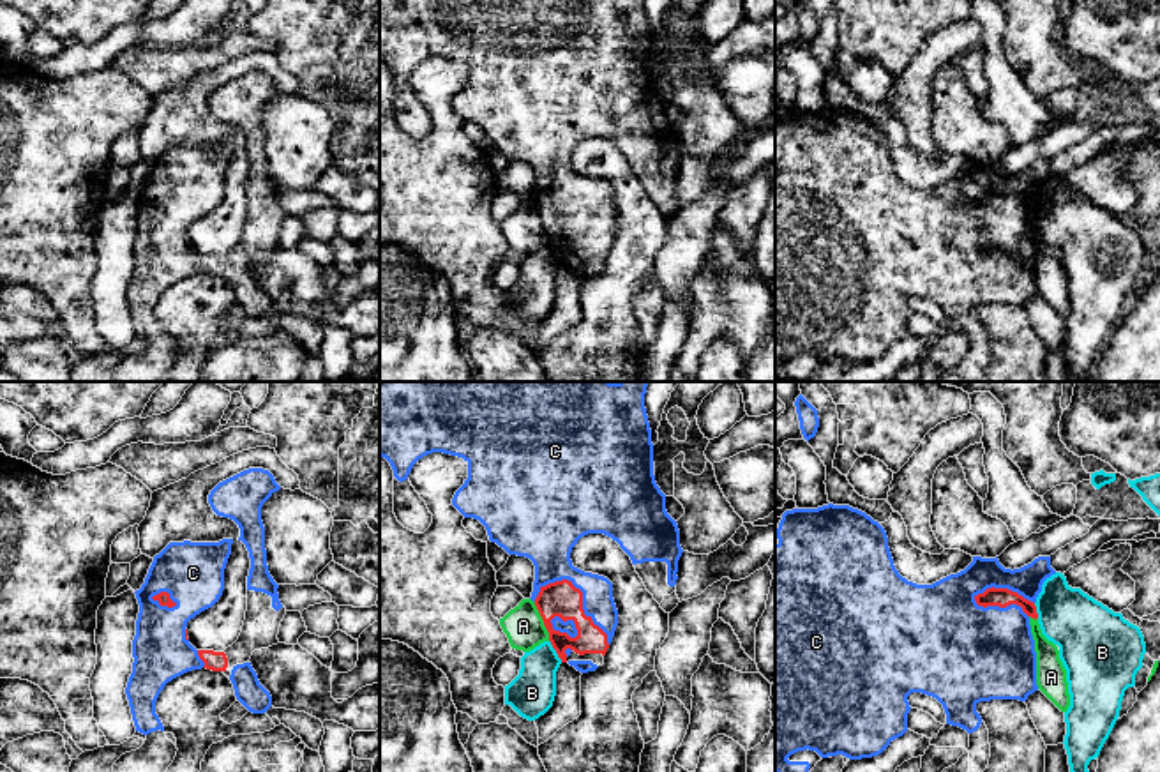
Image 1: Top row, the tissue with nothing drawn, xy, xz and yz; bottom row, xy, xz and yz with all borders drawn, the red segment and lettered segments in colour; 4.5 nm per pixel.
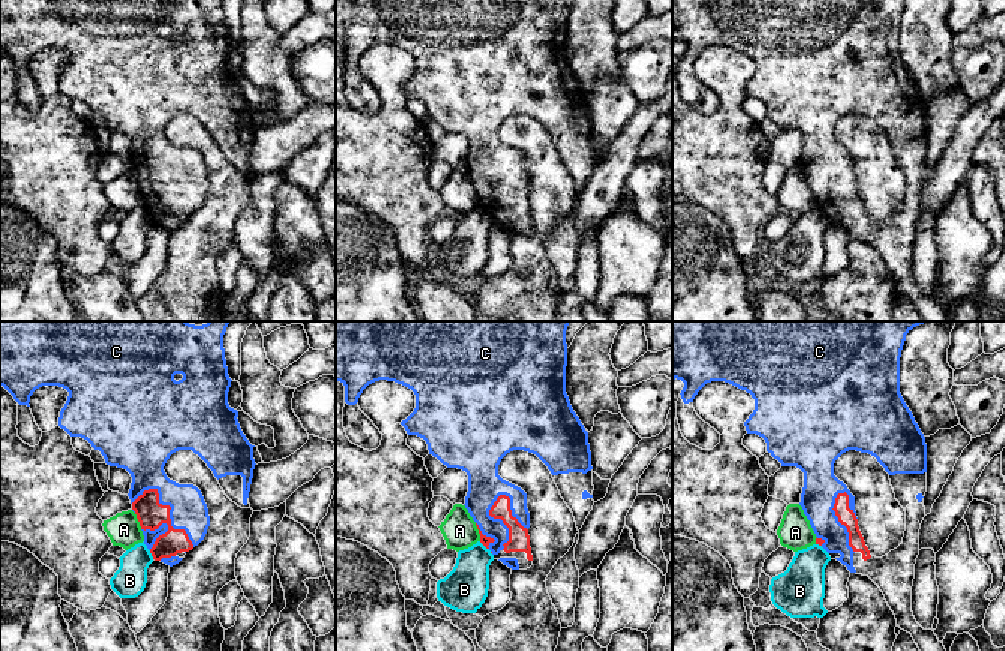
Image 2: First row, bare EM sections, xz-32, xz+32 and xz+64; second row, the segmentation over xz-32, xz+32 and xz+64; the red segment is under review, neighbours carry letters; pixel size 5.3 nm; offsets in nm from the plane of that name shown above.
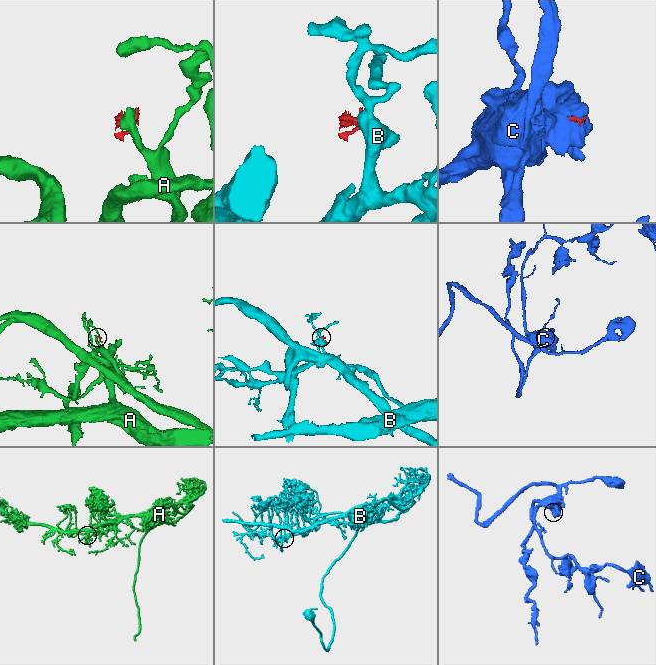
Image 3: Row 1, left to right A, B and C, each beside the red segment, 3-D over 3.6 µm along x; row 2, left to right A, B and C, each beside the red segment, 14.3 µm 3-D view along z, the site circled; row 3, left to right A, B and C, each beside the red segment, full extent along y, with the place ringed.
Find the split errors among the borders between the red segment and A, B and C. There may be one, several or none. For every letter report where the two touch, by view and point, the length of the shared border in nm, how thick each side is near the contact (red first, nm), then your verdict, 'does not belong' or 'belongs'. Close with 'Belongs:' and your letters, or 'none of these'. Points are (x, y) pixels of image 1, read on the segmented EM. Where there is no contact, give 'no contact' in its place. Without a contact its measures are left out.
A: meets red in xz at (544, 622); contact 190 nm long; 160 nm thick on the red side, 180 nm on the other; does not belong
B: meets red in xz at (555, 649); contact 120 nm long; 160 nm thick on the red side, 200 nm on the other; does not belong
C: meets red in yz at (1003, 589); contact 280 nm long; 90 nm thick on the red side, 320 nm on the other; belongs
Belongs: C

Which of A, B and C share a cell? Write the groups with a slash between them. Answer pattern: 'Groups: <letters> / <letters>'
Groups: A / B / C

